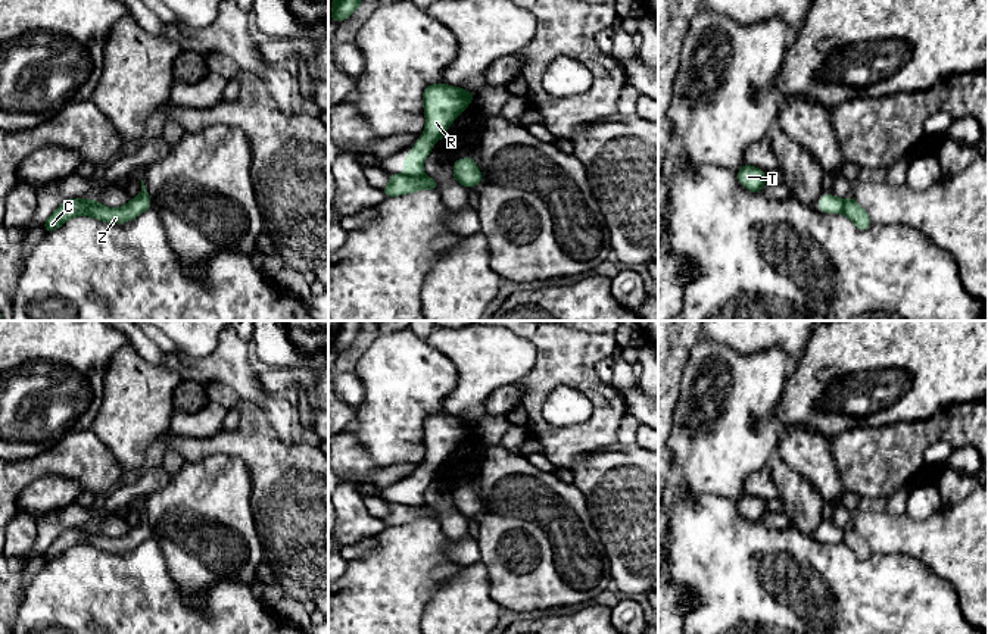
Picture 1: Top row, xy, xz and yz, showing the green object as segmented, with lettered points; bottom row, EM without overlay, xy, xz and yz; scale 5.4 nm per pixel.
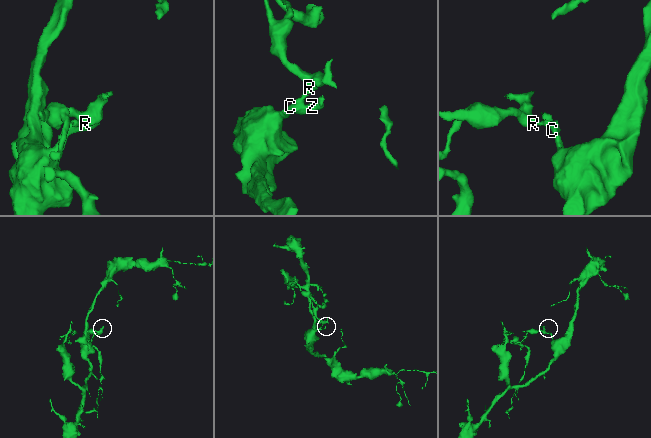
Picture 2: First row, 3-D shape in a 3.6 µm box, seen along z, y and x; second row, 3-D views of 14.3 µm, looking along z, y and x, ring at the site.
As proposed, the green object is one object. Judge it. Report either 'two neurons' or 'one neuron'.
two neurons

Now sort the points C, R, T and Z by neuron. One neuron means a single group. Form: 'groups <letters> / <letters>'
groups C Z / R T

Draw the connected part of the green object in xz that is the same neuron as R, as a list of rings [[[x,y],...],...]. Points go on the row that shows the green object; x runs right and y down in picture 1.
[[[448,84],[427,85],[423,93],[426,128],[412,150],[405,156],[403,171],[409,177],[421,177],[423,165],[433,143],[440,141],[458,115],[470,106],[474,93]]]

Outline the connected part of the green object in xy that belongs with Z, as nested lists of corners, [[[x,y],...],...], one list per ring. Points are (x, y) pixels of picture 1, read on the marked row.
[[[141,179],[140,194],[122,207],[112,209],[100,204],[97,200],[69,199],[49,216],[43,227],[50,234],[74,216],[93,216],[107,224],[122,224],[135,219],[149,207],[152,207],[152,200]]]

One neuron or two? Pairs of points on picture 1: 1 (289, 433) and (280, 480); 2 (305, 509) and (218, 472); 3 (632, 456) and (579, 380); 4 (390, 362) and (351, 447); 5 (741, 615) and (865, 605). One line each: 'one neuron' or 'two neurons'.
1: two neurons
2: two neurons
3: two neurons
4: two neurons
5: one neuron

